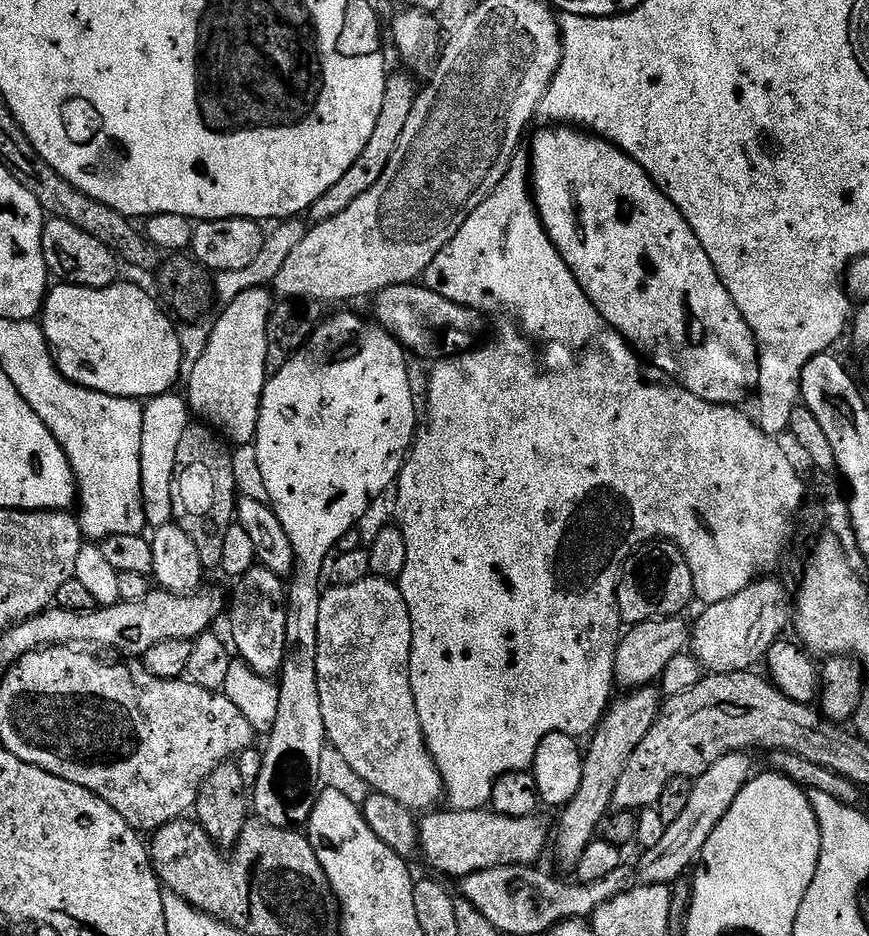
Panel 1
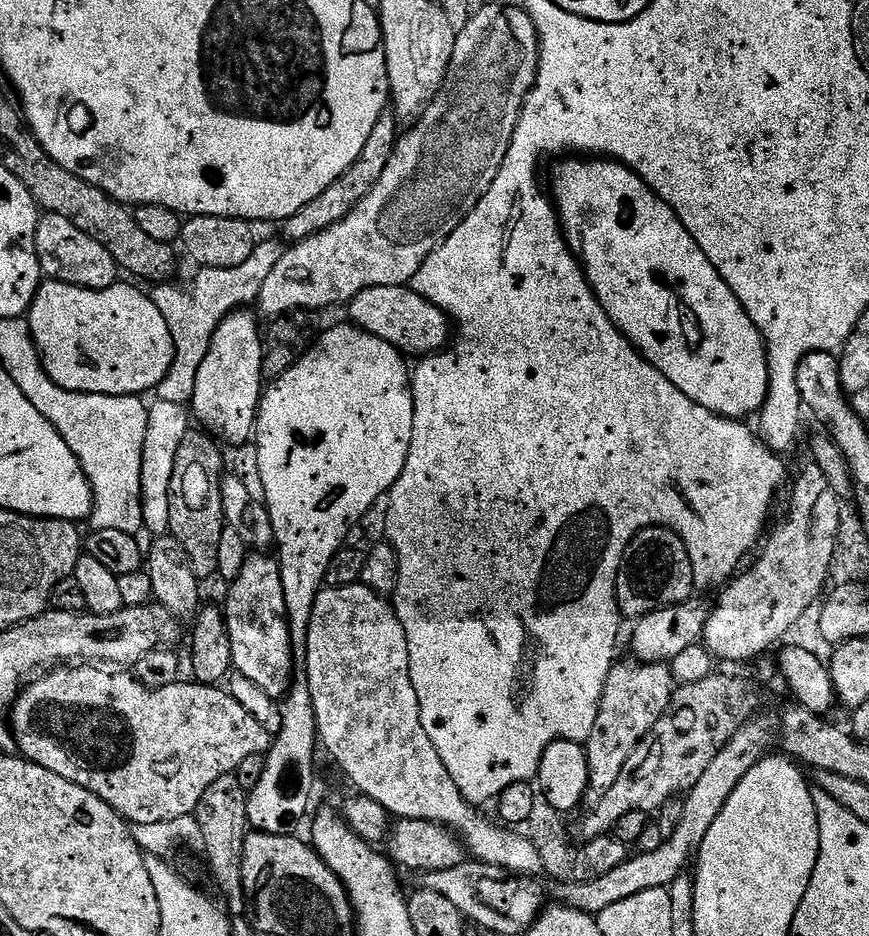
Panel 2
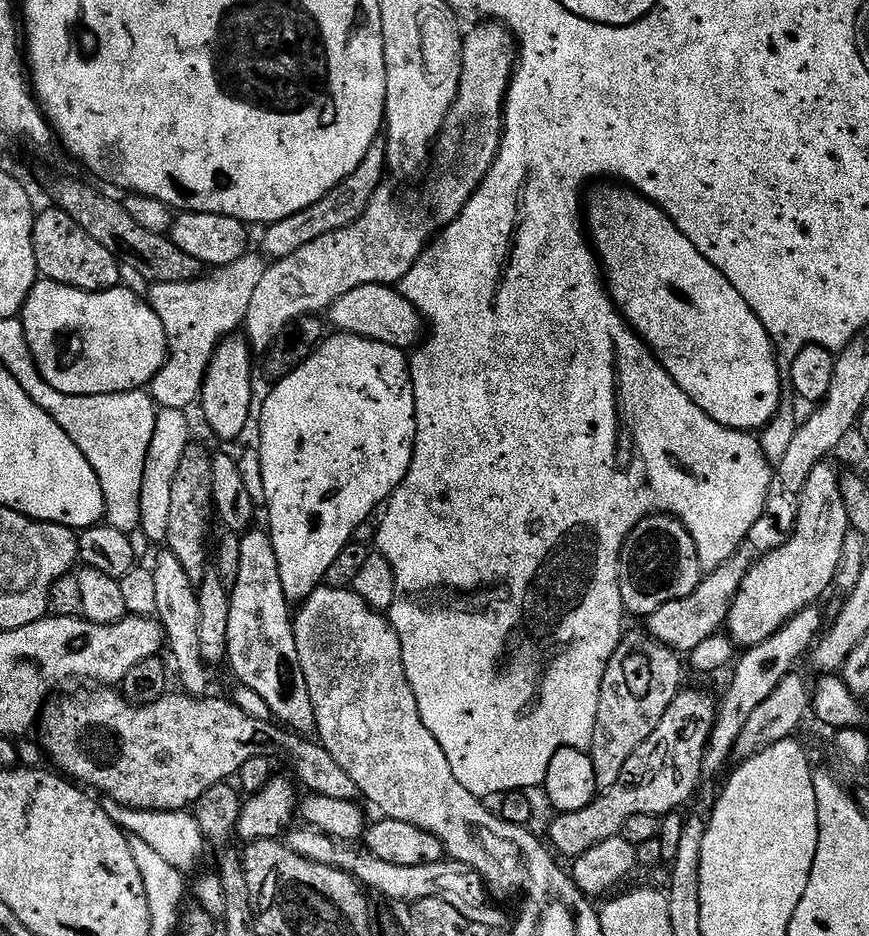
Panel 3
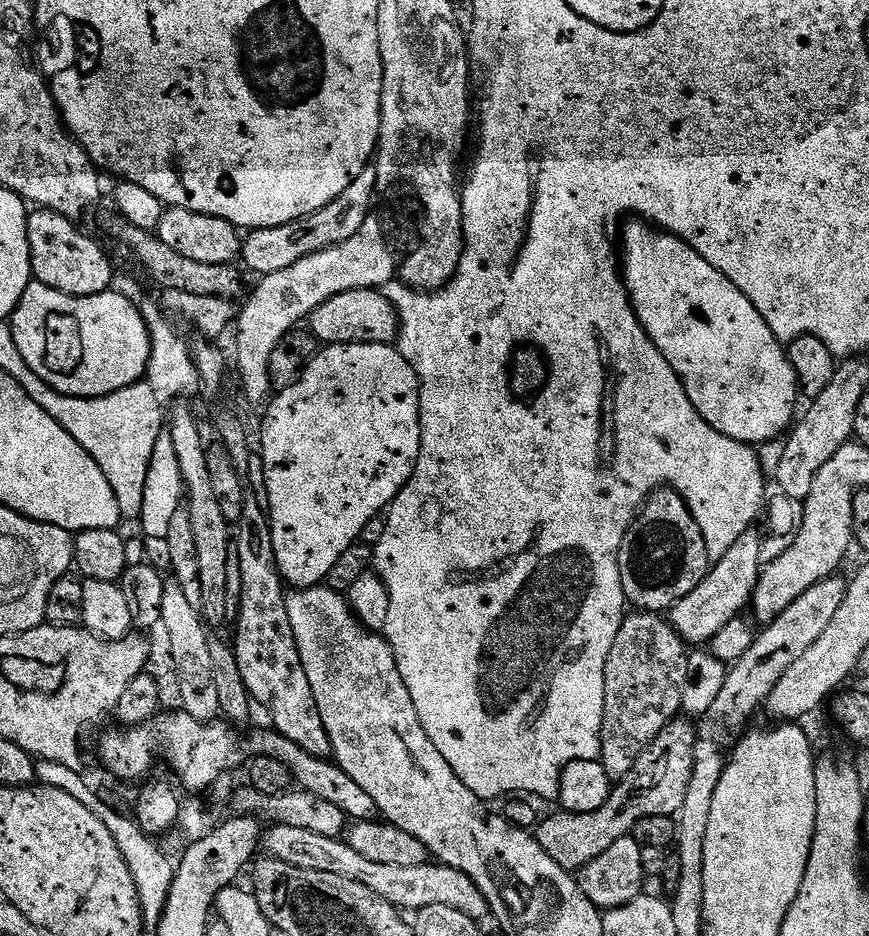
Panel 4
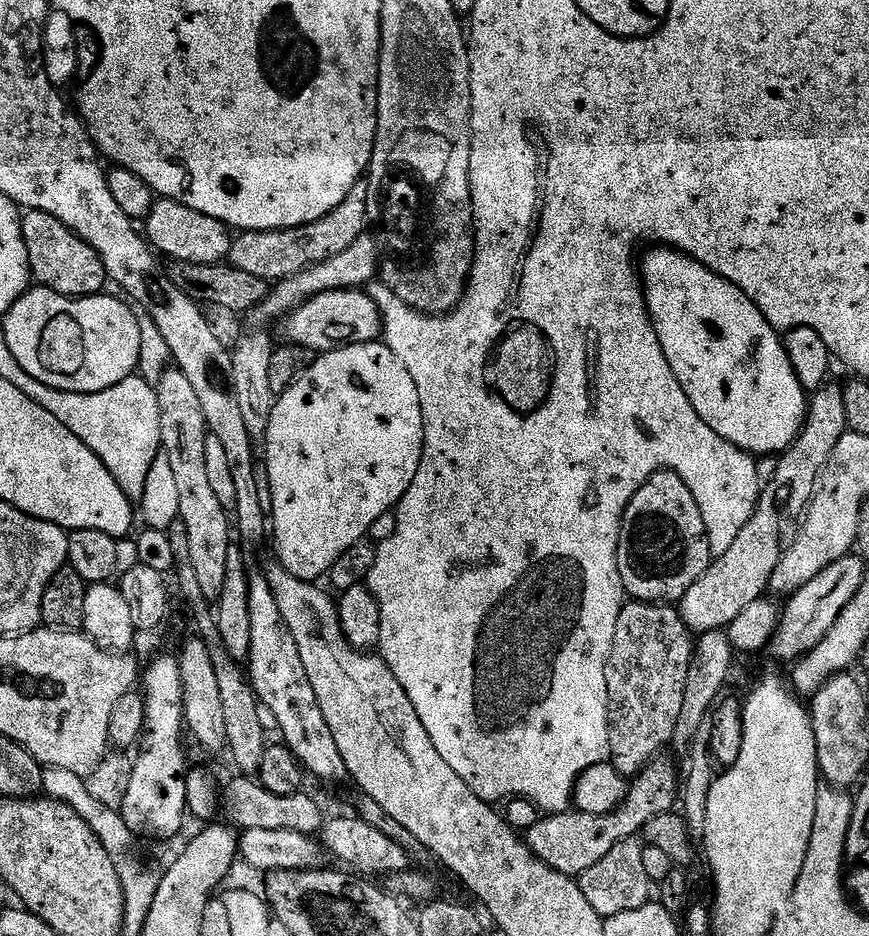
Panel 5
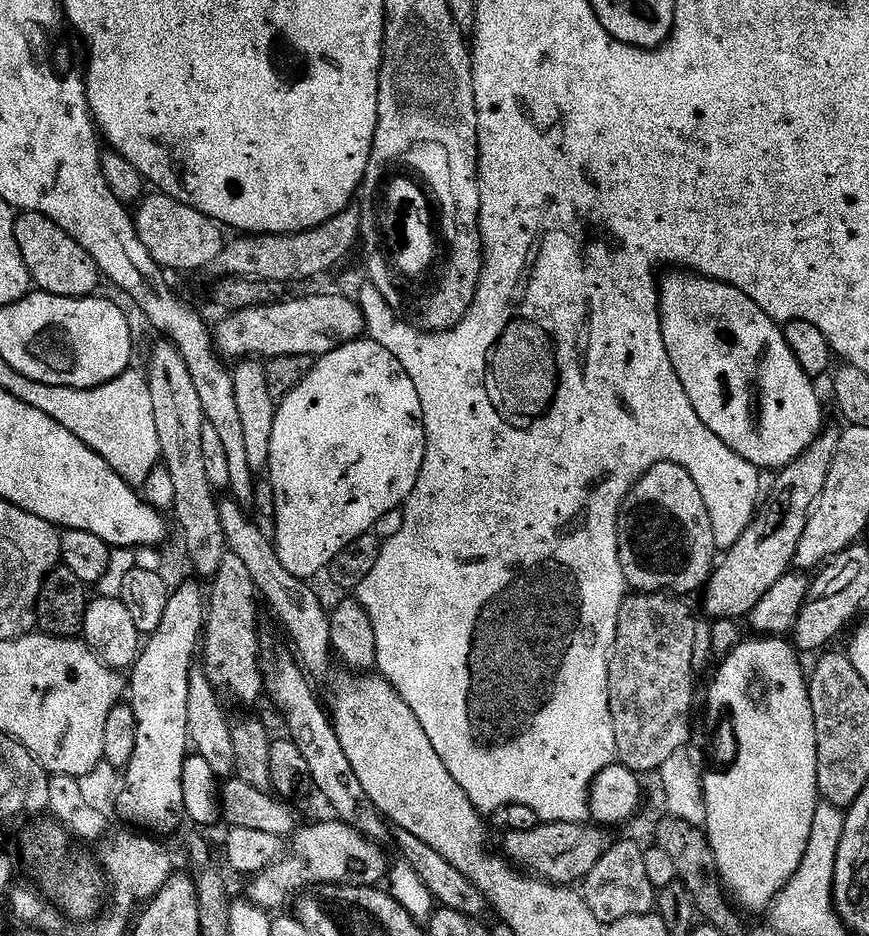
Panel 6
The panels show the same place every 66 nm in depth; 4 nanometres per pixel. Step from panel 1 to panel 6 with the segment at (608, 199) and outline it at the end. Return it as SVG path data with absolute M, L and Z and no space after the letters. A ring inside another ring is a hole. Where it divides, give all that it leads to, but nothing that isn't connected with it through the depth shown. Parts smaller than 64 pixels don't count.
M672 270L667 273L668 277L659 281L660 290L660 329L666 346L666 354L670 354L670 362L678 374L678 382L682 382L682 390L686 390L686 398L690 398L690 406L702 418L702 422L708 427L709 432L715 434L716 439L726 442L733 454L746 458L761 470L779 470L785 468L790 462L794 462L806 449L816 441L824 424L824 408L820 405L820 396L816 393L813 377L807 376L798 366L790 346L786 346L786 338L781 325L771 320L761 308L753 302L749 296L742 294L729 284L723 284L720 280L705 278L699 274L689 274L684 270Z

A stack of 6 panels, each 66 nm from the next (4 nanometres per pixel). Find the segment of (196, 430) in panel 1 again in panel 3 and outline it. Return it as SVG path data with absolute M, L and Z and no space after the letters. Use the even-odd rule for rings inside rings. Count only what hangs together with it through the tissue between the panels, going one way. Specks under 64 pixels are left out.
M189 445L186 454L183 455L182 463L178 468L178 478L173 483L173 497L170 498L169 529L165 545L167 549L178 558L185 567L192 584L199 585L209 569L208 528L212 501L212 461L209 452L196 446Z

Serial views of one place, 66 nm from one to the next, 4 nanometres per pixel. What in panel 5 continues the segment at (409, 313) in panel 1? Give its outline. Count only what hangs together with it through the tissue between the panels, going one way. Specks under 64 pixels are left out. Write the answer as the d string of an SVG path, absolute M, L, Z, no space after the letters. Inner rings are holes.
M339 288L310 298L305 304L288 313L283 324L283 339L287 343L308 348L314 354L332 352L345 344L371 344L379 341L382 336L380 309L368 296L367 291L350 288Z

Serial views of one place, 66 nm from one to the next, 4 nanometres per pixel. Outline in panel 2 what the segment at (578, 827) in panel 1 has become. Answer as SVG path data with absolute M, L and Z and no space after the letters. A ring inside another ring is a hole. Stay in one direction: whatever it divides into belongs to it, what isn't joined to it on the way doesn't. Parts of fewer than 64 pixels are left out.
M635 658L621 659L613 664L602 690L602 702L598 706L598 718L594 718L594 730L586 741L588 754L588 789L584 804L589 809L598 806L609 792L610 786L622 774L626 758L654 730L658 718L666 714L672 701L672 694L678 685L667 663L641 664Z

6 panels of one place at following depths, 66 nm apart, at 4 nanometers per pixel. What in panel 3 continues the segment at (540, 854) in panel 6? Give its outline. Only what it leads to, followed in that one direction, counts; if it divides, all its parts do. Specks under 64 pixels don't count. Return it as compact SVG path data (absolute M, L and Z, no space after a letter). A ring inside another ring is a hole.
M681 690L674 698L674 702L670 702L670 710L666 710L662 722L658 722L658 730L654 730L654 734L650 734L650 738L646 738L646 742L642 742L642 746L638 746L634 754L630 754L626 766L622 766L622 775L618 778L618 782L614 782L614 786L603 789L594 803L586 806L586 810L562 812L555 817L546 835L551 847L561 857L575 858L586 854L590 846L598 846L598 842L606 842L606 838L621 835L626 822L634 818L634 814L663 817L668 812L683 809L683 804L695 794L696 787L704 776L704 755L706 746L710 742L710 734L714 730L717 711L717 697L712 697L708 692Z

